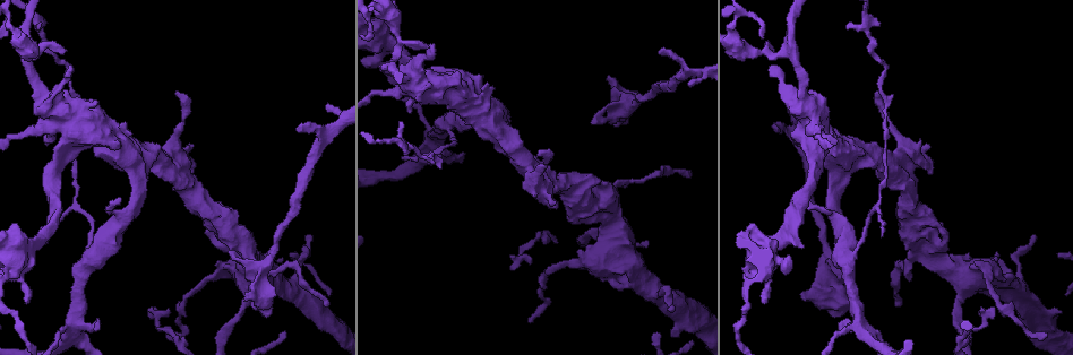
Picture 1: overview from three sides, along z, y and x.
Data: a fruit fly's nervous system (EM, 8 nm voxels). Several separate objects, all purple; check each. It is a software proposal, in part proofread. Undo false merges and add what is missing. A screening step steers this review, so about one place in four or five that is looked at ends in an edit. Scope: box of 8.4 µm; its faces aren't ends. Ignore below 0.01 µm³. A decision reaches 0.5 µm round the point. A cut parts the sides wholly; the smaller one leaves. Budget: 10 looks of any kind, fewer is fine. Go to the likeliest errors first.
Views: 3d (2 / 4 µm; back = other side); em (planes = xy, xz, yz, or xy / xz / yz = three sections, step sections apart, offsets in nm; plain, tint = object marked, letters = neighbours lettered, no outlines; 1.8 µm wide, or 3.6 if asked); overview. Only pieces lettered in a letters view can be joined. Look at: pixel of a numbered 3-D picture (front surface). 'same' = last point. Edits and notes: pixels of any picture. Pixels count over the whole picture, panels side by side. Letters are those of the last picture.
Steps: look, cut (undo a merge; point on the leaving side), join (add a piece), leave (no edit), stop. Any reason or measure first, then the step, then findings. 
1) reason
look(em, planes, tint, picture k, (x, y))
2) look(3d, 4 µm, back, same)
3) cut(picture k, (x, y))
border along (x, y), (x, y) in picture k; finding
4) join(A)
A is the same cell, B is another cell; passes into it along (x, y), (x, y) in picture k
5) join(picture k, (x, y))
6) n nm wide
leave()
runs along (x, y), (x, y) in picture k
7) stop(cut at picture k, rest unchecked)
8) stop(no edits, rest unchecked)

abrupt turn
look(em, planes, letters, picture 1, (388, 15))

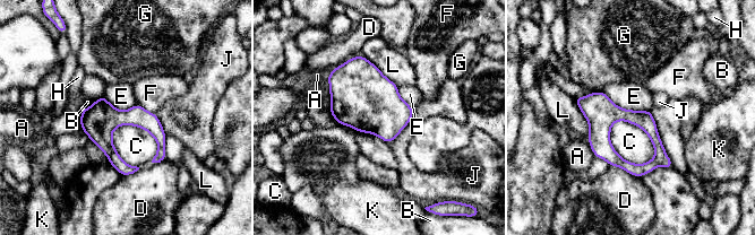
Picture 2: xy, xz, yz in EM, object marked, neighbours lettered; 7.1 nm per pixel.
leave()
A, B, C, D, E, F, G, H, J, K and L are other cells; continuous, no second neuron

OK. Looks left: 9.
free end
look(em, planes, plain, picture 1, (801, 292))

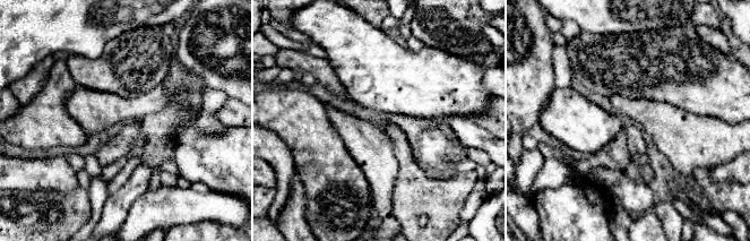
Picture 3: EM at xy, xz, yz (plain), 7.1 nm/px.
look(em, planes, letters, same)

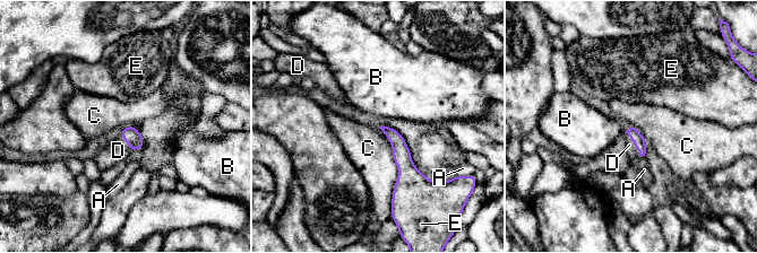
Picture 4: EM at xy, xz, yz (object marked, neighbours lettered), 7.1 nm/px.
C touches over 550 nm
join(D)
D is the same cell, A, B, C and E are other cells; the neuron continues

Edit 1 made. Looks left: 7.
see it whole again
look(overview)

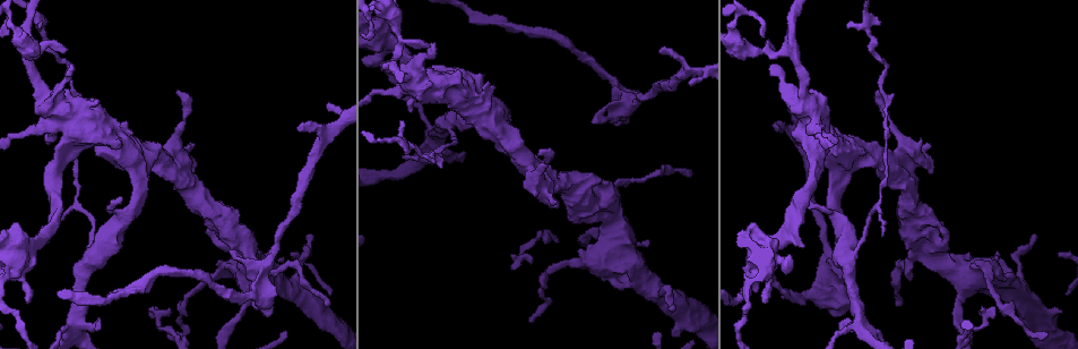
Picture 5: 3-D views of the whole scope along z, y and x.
tapers out
look(3d, 2 µm, picture 5, (167, 312))

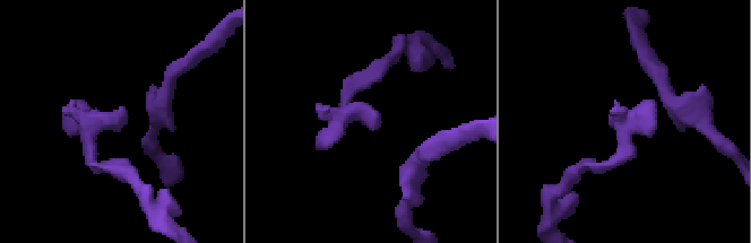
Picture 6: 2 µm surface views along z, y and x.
shape alone is not enough
look(em, planes, letters, picture 6, (373, 130))

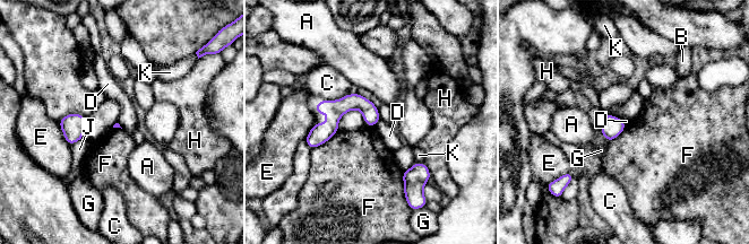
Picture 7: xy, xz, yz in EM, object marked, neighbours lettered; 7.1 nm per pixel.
leave()
A, B, C, D, E, F, G, H, J and K are other cells; border along (338, 130), (326, 141), (311, 149) in picture 7; none of them fits

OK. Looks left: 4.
thin end
look(3d, 4 µm, picture 5, (298, 130))

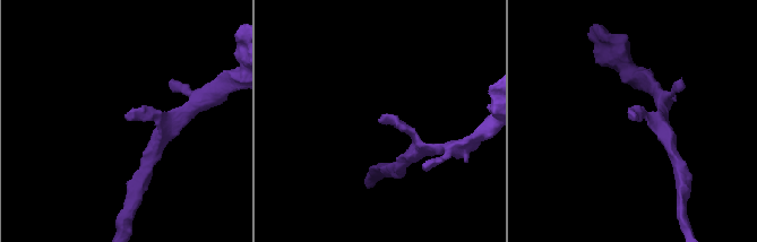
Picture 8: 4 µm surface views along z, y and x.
look(em, xy, step 4, tint, picture 8, (127, 115))

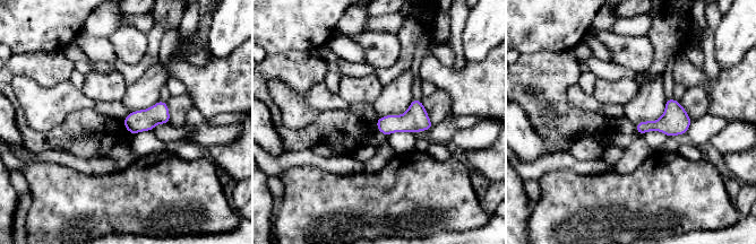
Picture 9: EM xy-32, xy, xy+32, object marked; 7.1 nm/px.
cut it another way
look(em, planes, letters, same)

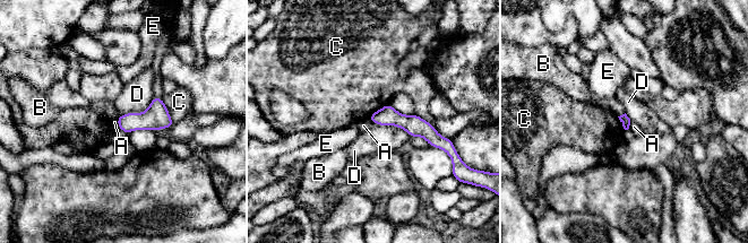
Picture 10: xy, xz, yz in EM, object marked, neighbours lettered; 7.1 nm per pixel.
D touches over 300 nm
leave()
A, B, C, D and E are other cells; border along (630, 121), (628, 128) in picture 10; none of them fits

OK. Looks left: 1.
stop(join at picture 4, rest unchecked)

